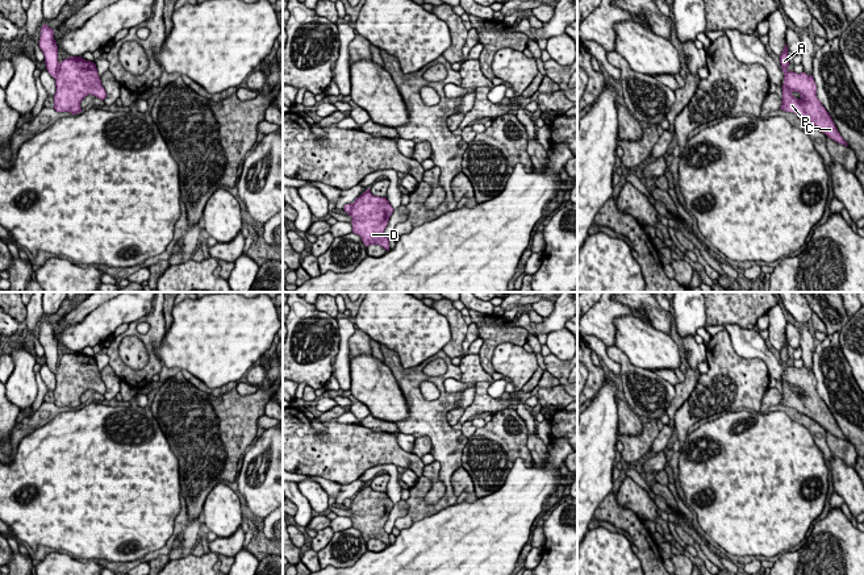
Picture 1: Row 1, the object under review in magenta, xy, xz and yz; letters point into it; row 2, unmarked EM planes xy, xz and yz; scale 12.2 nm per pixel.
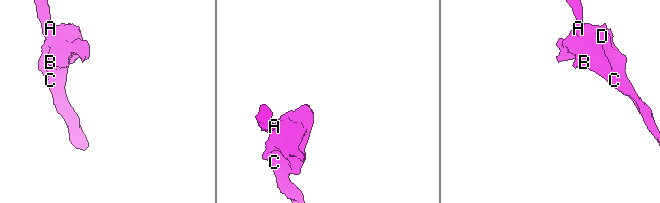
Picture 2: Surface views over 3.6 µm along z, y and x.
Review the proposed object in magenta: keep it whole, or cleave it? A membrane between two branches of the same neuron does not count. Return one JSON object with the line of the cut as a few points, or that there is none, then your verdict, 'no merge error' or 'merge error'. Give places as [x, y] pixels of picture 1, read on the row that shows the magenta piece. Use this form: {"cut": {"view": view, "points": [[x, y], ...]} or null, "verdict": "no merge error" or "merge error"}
{"cut": null, "verdict": "no merge error"}

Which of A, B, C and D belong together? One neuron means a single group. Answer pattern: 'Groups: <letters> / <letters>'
Groups: A B C D

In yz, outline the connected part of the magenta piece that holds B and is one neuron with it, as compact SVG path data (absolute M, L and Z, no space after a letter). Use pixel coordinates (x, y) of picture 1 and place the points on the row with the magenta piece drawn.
M785 43L785 47L780 55L780 63L784 72L784 84L781 87L782 104L780 109L796 113L798 117L817 126L822 133L835 142L848 146L838 132L828 112L818 100L817 84L813 75L809 76L805 72L797 74L788 70L788 50L789 49Z

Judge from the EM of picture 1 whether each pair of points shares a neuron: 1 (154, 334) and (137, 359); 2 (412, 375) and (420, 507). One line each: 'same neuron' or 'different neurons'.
1: different neurons
2: same neuron

